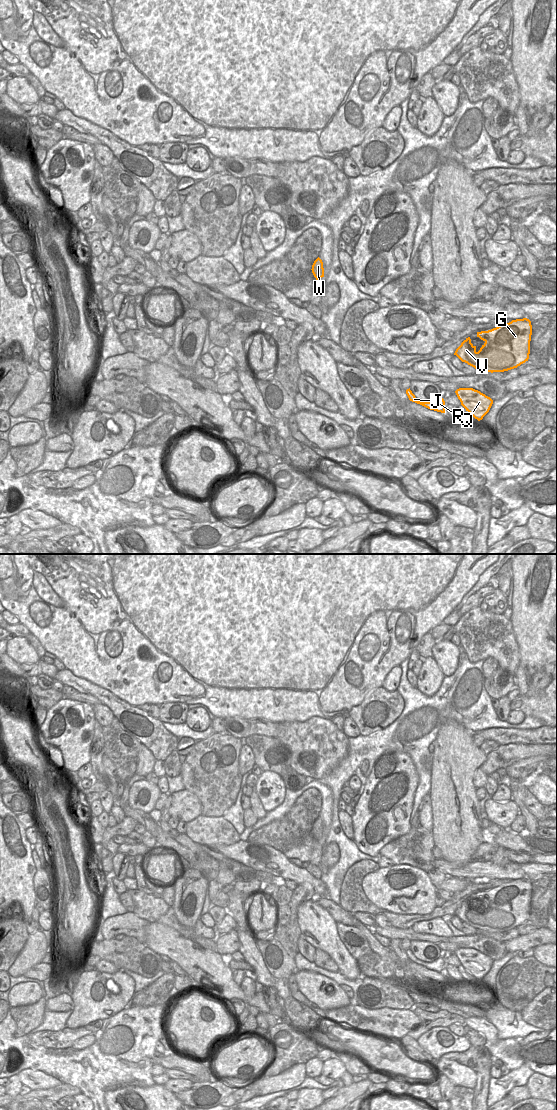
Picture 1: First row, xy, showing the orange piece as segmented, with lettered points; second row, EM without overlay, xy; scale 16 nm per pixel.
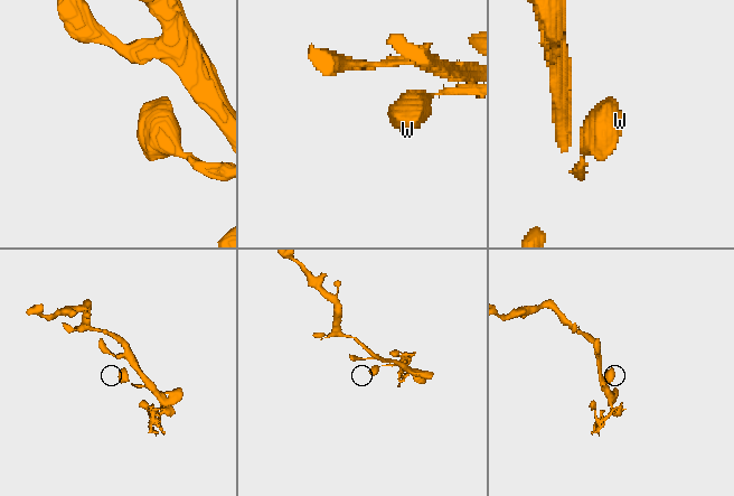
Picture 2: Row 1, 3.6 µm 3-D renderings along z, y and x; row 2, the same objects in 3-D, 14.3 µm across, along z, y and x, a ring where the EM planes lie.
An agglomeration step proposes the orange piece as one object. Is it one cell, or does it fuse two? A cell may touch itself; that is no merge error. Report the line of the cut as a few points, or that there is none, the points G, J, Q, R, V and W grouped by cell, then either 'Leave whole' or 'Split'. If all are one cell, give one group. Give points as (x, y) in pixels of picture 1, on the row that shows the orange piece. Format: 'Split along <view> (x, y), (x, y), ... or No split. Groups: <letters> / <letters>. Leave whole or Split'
Split along xy (418, 400), (423, 404). Groups: G Q R V W / J. Split

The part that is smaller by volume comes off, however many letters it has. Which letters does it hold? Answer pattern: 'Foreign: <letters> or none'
Foreign: J

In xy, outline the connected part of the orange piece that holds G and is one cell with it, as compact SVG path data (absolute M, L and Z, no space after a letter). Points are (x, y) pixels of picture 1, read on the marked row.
M529 319L512 320L491 330L477 332L477 337L485 342L478 352L468 337L454 355L475 369L491 373L508 371L528 361L531 335Z

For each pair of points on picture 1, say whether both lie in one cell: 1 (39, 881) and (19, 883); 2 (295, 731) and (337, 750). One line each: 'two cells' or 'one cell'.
1: two cells
2: one cell

